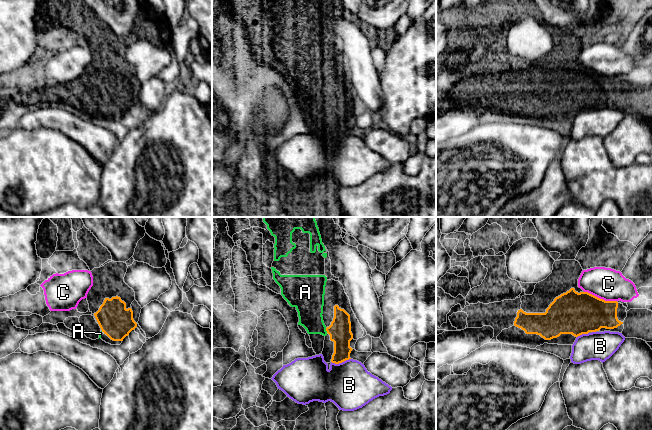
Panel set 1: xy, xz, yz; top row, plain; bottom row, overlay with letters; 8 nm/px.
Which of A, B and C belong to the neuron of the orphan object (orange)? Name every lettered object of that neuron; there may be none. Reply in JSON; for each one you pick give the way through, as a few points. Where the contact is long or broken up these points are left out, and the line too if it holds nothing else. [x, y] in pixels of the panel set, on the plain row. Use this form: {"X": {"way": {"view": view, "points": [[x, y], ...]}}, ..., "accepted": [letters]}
{"accepted": ["A"]}

